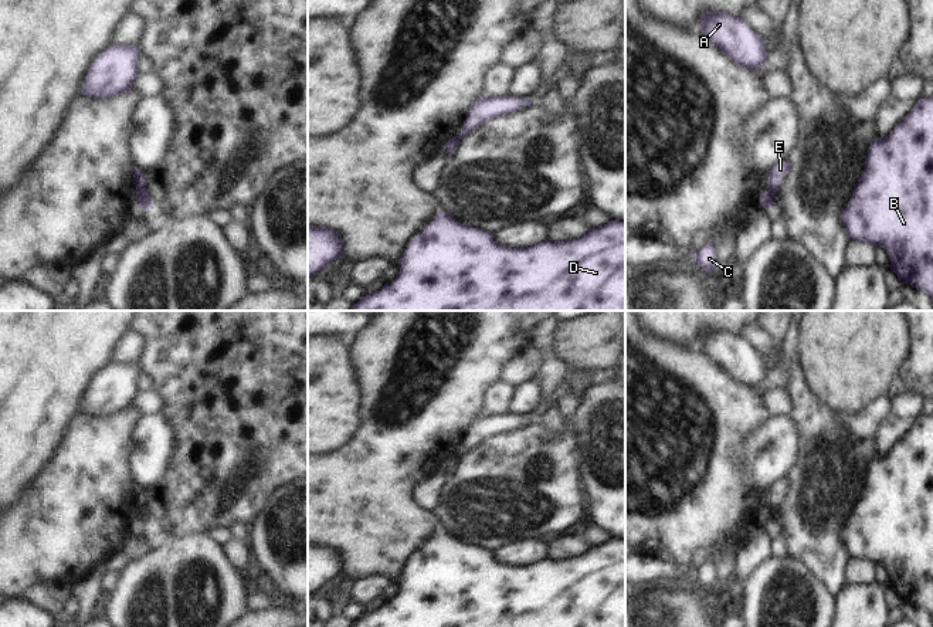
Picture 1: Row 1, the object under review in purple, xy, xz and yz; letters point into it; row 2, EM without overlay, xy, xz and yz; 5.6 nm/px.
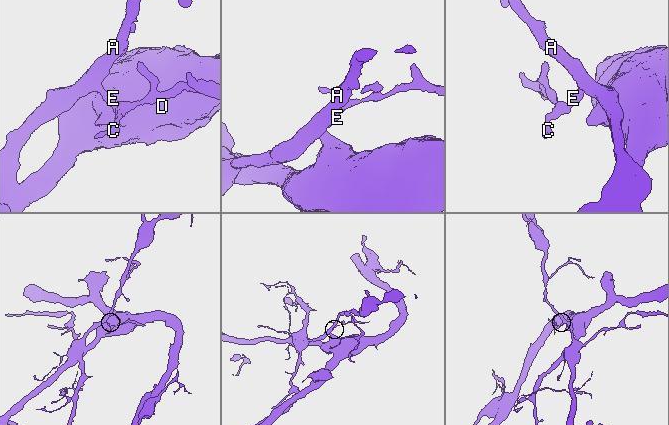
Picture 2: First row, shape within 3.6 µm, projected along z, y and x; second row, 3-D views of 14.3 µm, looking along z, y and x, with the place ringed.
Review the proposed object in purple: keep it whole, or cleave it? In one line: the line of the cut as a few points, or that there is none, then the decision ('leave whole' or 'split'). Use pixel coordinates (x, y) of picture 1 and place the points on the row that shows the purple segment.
cut xy (143, 187), (136, 192); split

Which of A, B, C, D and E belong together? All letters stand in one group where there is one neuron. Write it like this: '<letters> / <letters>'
A B D E / C

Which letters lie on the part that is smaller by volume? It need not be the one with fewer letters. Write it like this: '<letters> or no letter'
C

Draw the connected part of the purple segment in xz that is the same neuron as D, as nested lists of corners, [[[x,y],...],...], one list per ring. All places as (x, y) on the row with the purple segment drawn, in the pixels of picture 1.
[[[441,211],[413,237],[398,268],[393,284],[363,296],[352,311],[625,311],[625,221],[610,220],[571,240],[510,248]]]

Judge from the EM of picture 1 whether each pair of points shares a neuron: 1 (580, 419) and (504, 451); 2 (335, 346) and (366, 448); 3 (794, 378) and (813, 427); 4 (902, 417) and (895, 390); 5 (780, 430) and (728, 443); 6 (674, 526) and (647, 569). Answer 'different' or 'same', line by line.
1: different
2: different
3: same
4: different
5: different
6: different

